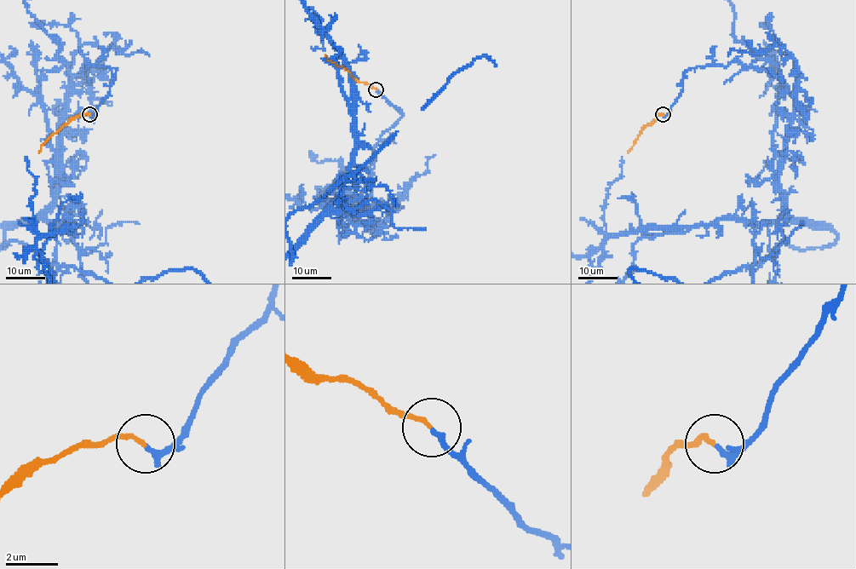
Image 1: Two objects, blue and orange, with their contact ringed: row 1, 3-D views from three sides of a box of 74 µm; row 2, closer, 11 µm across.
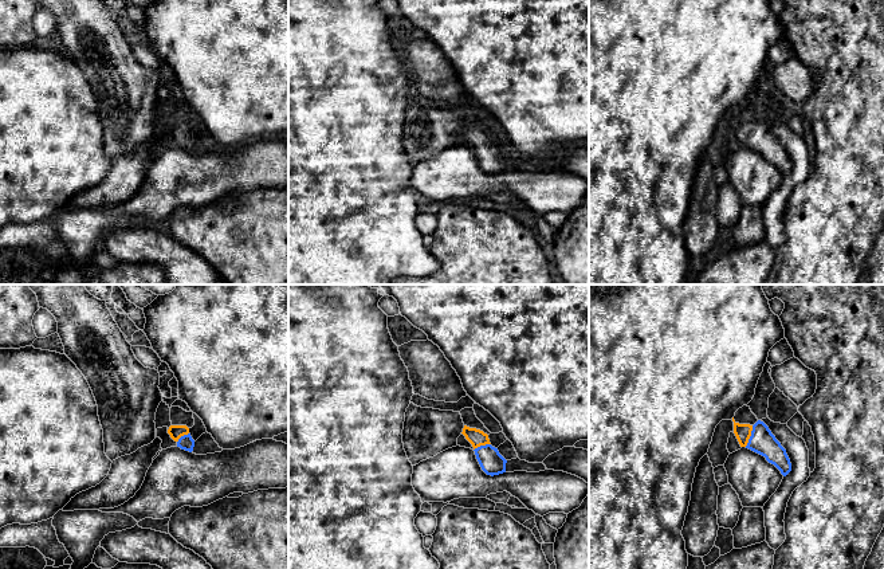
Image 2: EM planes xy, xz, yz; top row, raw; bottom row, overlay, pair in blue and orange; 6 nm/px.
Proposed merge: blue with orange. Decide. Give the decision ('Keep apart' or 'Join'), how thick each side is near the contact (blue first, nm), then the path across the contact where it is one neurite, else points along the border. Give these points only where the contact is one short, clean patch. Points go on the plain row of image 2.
Join. Thickness 150 nm (blue) against 100 nm. Path across: yz (762, 141), (758, 137), (750, 136), (742, 130)

